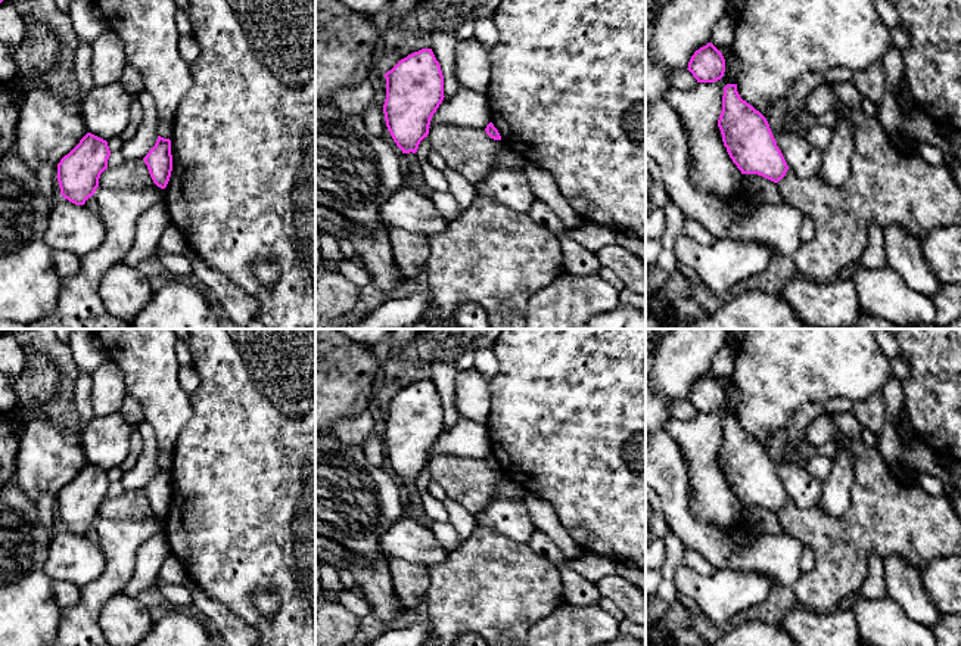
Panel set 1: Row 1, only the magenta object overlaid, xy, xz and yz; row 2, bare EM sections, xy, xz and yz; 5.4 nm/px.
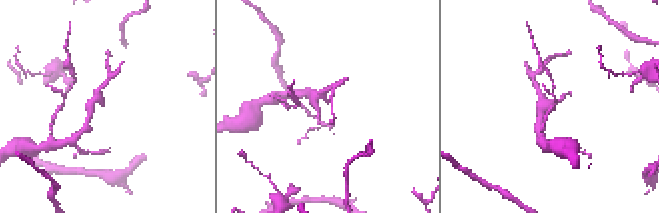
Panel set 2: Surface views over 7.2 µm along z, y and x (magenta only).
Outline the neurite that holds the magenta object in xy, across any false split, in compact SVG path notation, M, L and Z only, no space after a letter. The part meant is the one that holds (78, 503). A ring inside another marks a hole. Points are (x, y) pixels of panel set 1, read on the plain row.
M87 463L57 494L60 525L75 535L84 535L99 518L109 487L108 472Z

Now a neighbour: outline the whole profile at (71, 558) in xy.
M63 527L56 528L44 563L44 572L52 581L68 581L81 588L99 578L105 566L99 546Z

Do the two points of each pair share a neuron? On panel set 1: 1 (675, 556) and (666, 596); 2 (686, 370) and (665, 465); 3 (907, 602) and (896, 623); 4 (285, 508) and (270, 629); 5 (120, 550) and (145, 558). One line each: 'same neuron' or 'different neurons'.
1: same neuron
2: different neurons
3: different neurons
4: same neuron
5: different neurons

